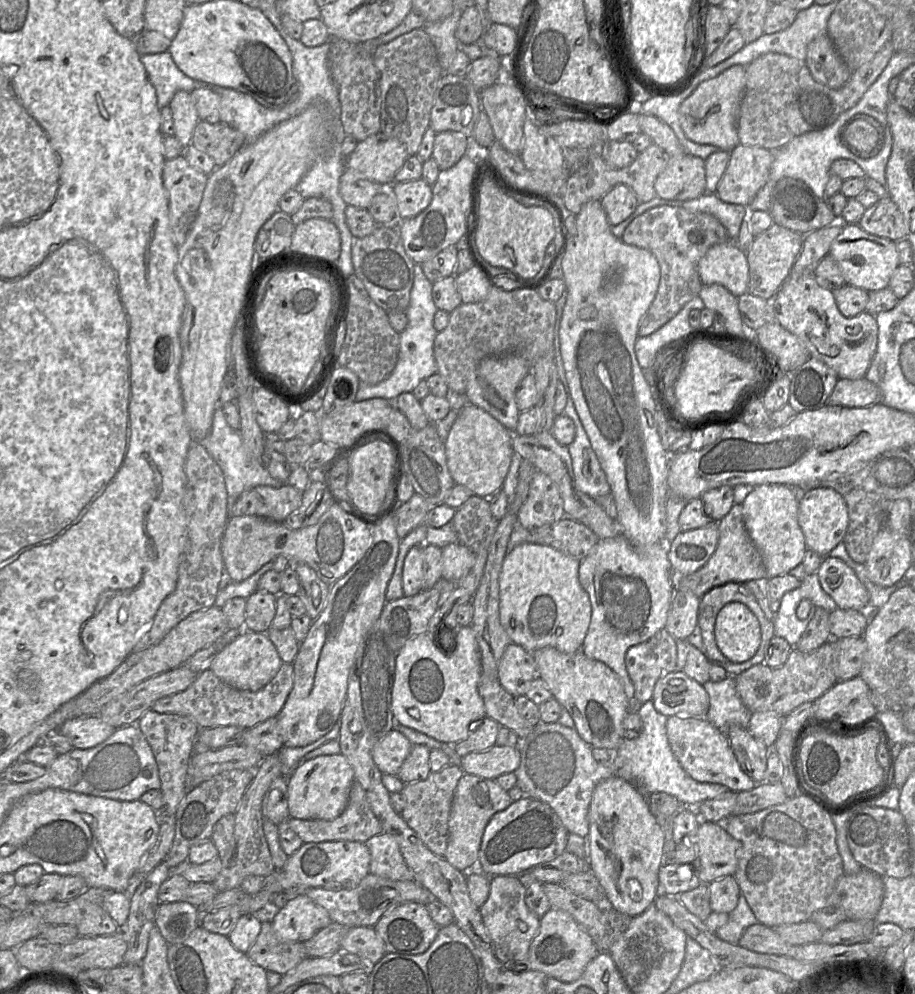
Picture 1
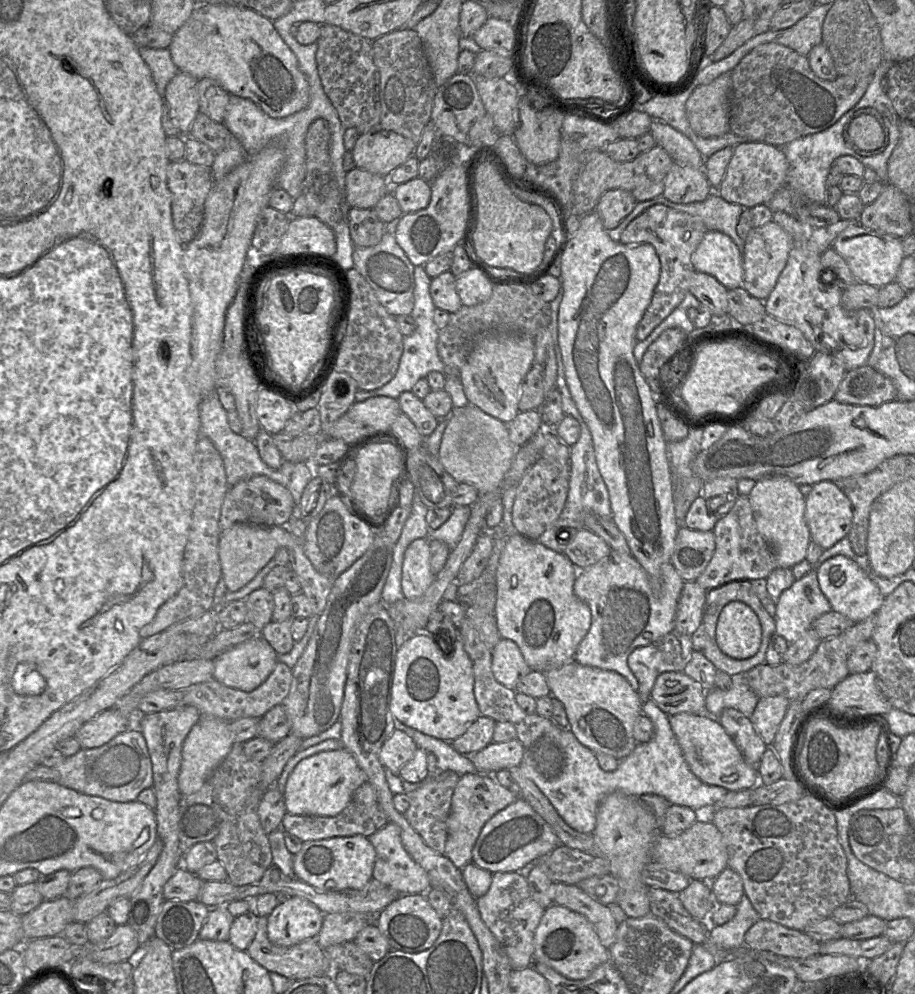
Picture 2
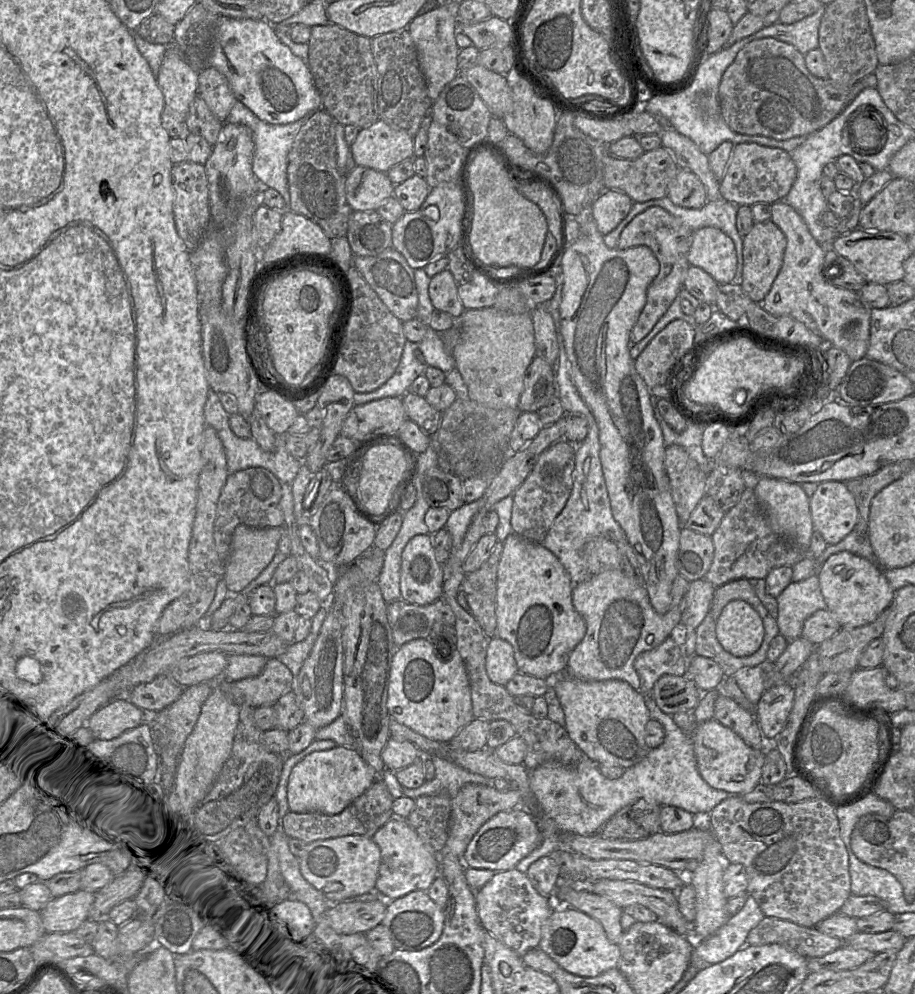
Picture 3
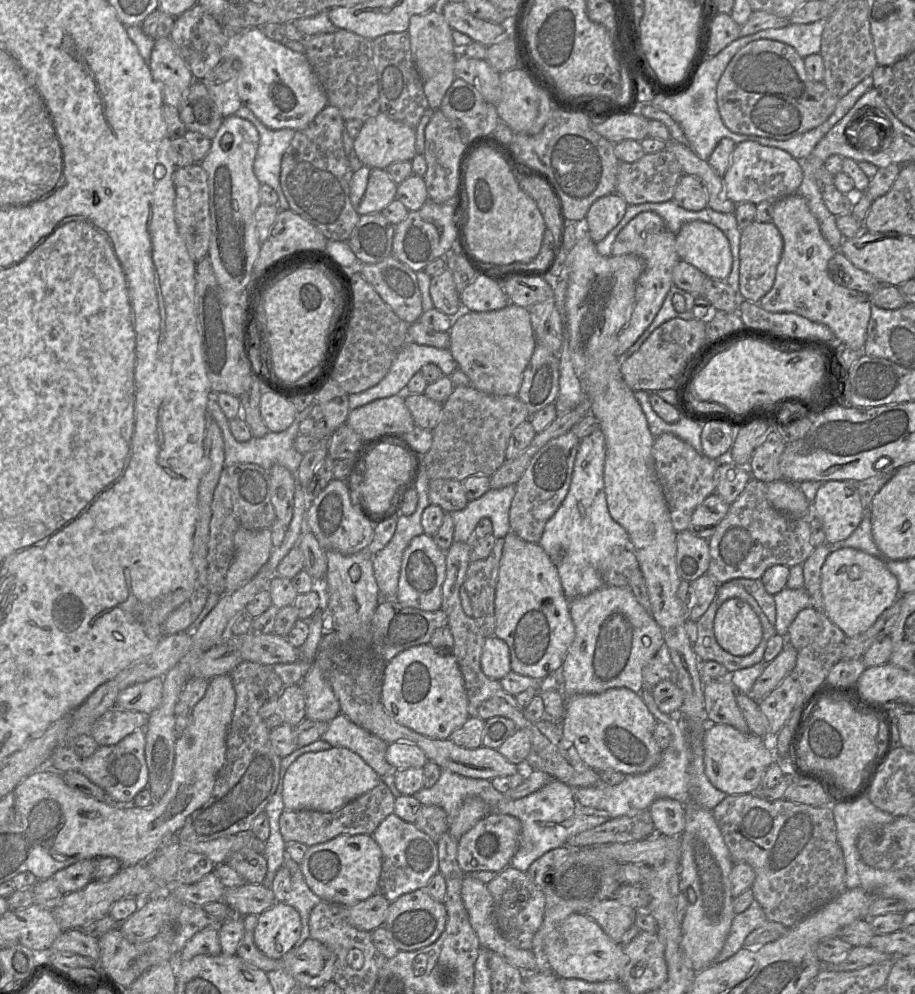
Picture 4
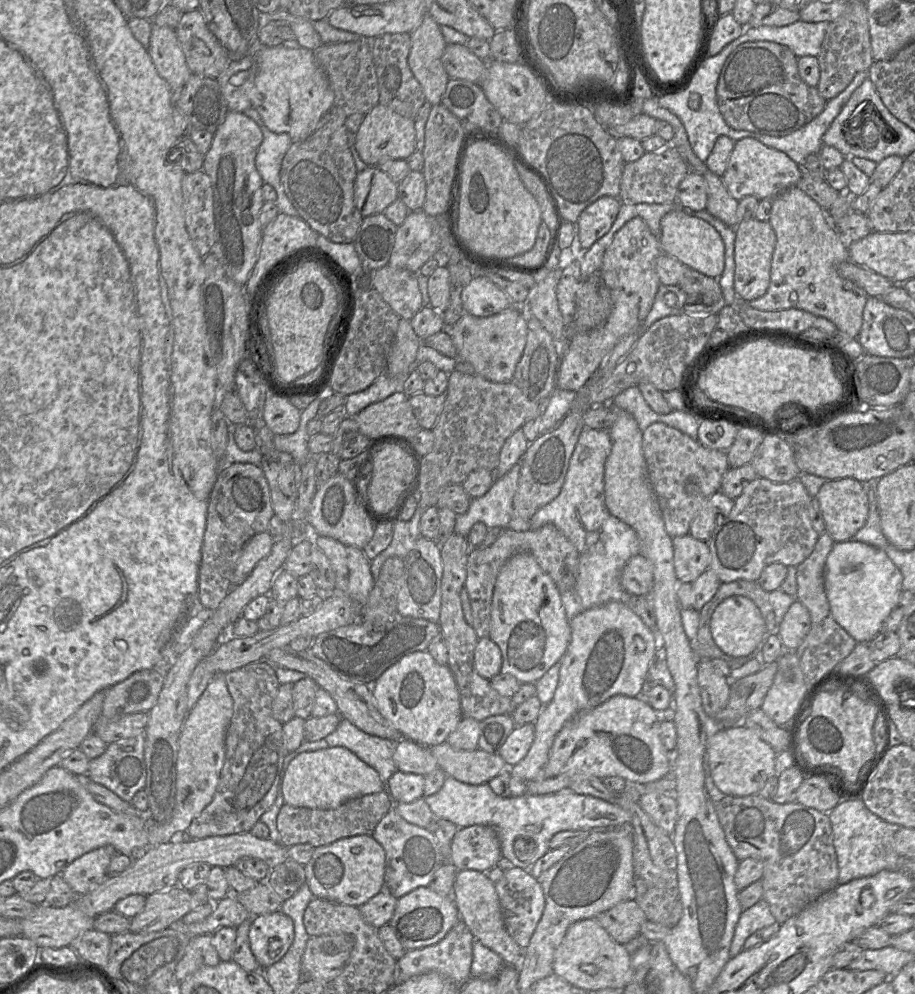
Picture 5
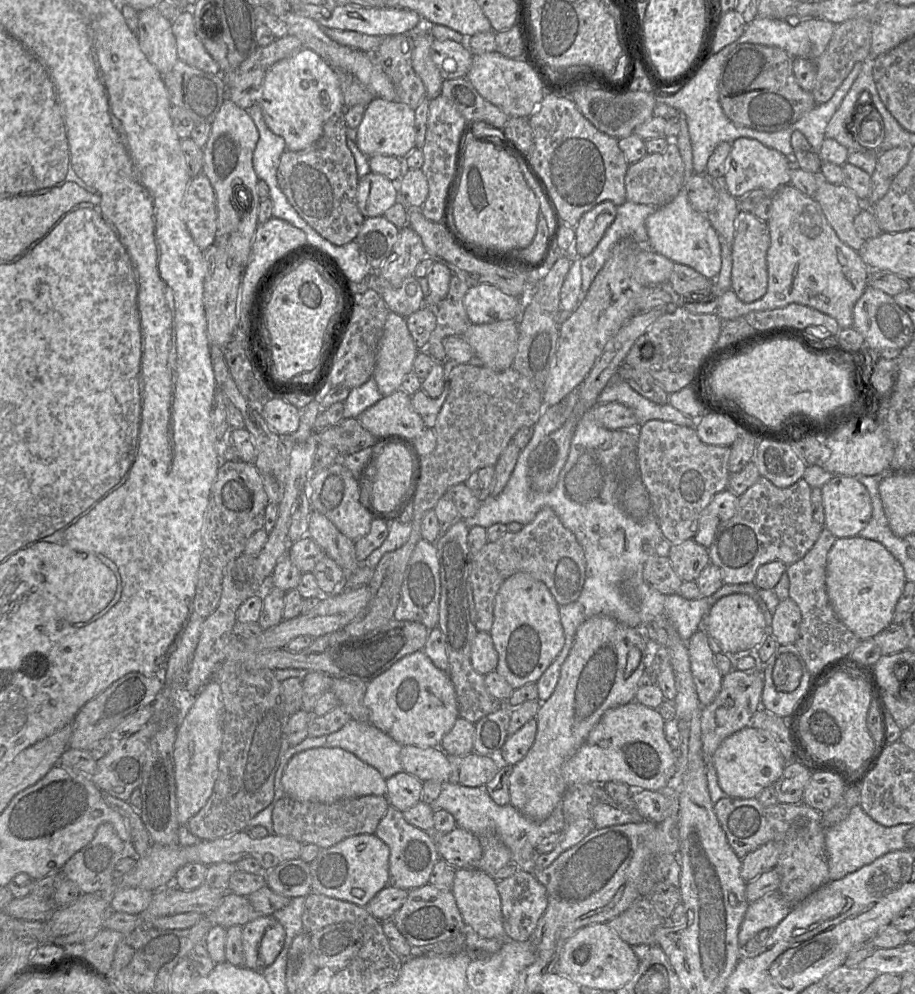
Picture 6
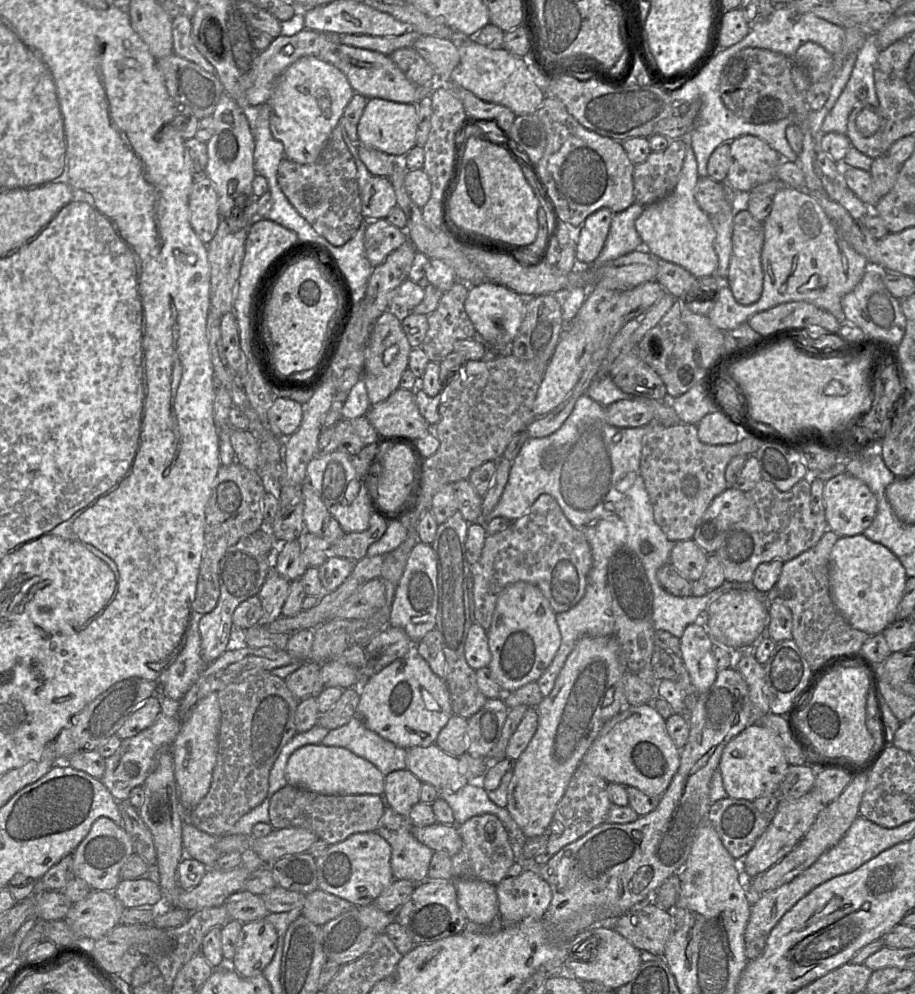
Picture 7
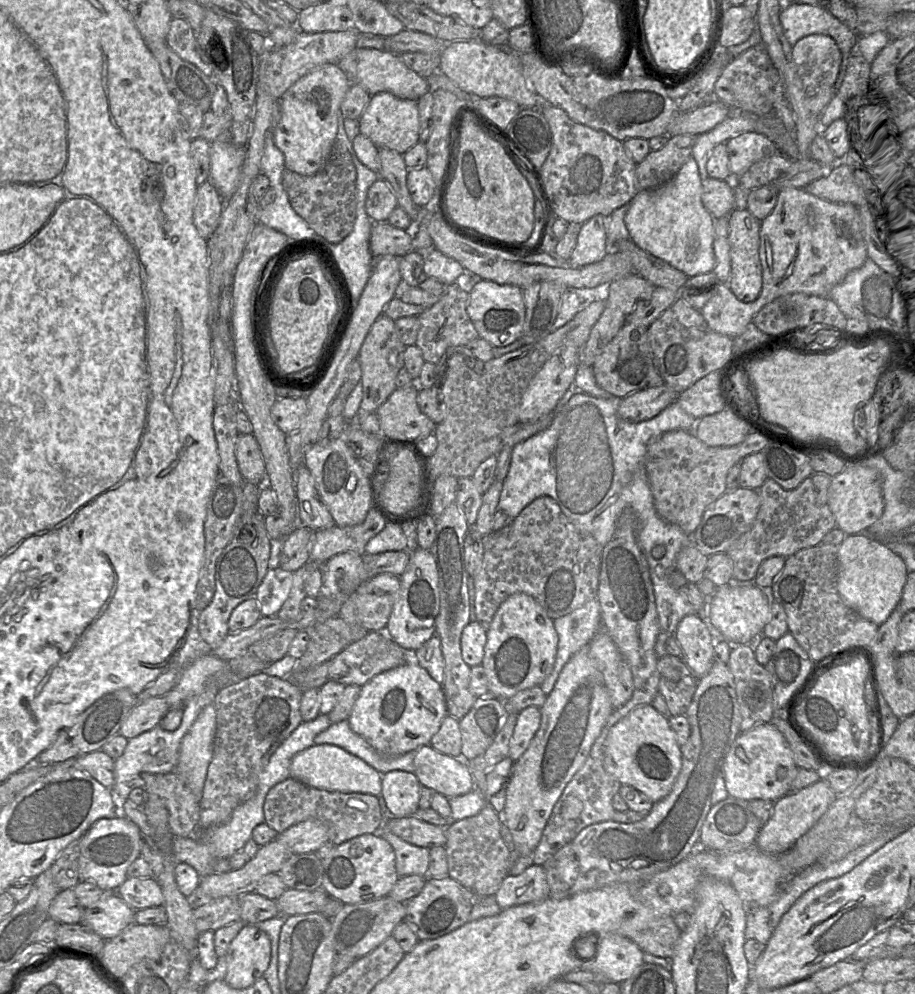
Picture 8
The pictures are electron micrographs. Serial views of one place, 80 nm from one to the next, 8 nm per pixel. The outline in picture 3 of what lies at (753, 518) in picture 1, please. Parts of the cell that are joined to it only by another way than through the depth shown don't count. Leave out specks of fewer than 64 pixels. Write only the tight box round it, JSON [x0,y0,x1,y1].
[754,477,813,550]

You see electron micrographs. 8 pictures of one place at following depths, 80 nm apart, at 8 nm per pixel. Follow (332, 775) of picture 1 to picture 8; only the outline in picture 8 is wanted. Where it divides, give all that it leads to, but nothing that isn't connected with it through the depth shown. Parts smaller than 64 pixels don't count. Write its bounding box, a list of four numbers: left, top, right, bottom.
[290,744,382,797]

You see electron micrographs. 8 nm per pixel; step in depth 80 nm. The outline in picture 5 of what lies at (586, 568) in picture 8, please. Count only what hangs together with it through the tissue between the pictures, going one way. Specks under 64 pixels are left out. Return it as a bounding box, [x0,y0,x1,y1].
[465,524,579,638]

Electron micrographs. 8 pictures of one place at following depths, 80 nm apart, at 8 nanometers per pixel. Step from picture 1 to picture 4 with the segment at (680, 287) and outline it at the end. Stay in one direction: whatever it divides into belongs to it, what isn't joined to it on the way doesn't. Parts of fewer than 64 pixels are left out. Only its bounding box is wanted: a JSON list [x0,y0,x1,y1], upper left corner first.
[611,212,680,357]

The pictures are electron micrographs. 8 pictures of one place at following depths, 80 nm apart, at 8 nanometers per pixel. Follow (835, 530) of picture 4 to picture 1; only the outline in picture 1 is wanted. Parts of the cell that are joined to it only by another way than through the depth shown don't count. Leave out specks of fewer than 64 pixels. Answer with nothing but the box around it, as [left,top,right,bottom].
[798,487,848,557]

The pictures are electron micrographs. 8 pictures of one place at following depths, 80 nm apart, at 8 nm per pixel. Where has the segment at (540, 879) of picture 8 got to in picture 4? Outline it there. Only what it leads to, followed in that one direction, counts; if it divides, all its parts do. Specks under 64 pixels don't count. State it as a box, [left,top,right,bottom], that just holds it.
[486,865,545,950]

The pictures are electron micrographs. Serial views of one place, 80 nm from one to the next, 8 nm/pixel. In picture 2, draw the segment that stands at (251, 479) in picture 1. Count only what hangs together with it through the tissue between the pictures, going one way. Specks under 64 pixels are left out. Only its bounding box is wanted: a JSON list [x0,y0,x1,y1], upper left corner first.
[199,388,294,487]

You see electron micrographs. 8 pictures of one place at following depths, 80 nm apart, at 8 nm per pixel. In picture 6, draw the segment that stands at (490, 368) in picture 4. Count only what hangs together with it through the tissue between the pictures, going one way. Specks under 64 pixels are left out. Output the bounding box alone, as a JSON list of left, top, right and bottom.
[462,320,518,371]

